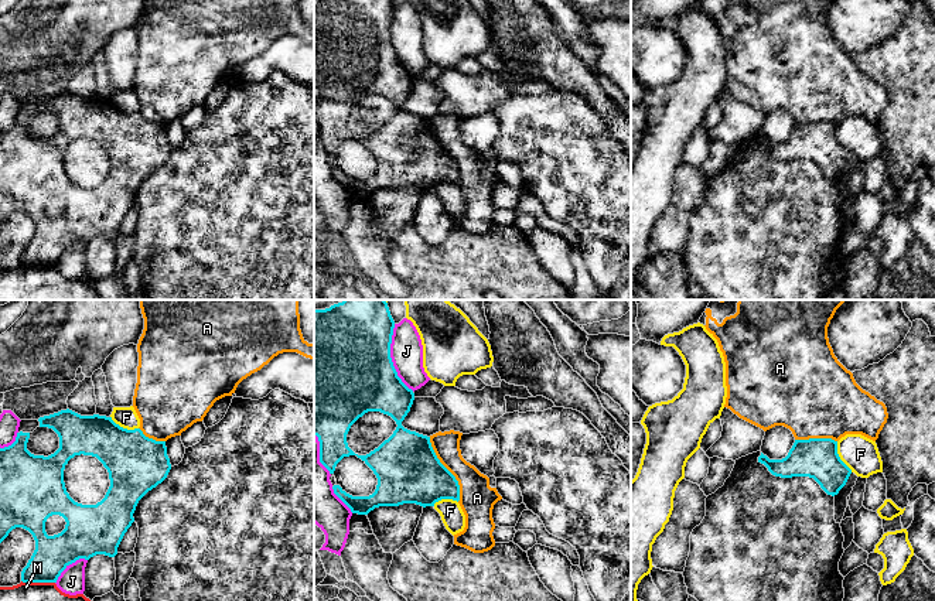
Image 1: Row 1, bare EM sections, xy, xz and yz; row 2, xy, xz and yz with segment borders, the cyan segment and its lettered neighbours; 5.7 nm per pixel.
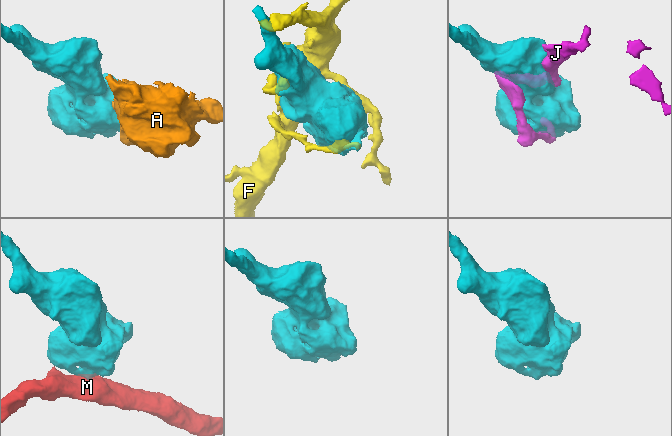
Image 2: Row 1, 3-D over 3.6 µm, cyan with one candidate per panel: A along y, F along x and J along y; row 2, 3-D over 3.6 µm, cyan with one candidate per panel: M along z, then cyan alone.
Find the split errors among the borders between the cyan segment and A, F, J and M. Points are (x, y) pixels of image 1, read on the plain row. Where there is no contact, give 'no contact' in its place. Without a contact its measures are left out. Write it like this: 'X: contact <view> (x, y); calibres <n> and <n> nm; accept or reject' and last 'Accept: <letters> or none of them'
A: contact xz (447, 153); calibres 360 and 200 nm; reject
F: contact yz (839, 140); calibres 240 and 200 nm; reject
J: contact xz (391, 41); calibres 500 and 190 nm; reject
M: contact xy (38, 265); calibres 200 and 380 nm; reject
Accept: none of them

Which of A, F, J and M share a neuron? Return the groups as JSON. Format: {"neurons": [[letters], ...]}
{"neurons": [["A"], ["F"], ["J"], ["M"]]}

